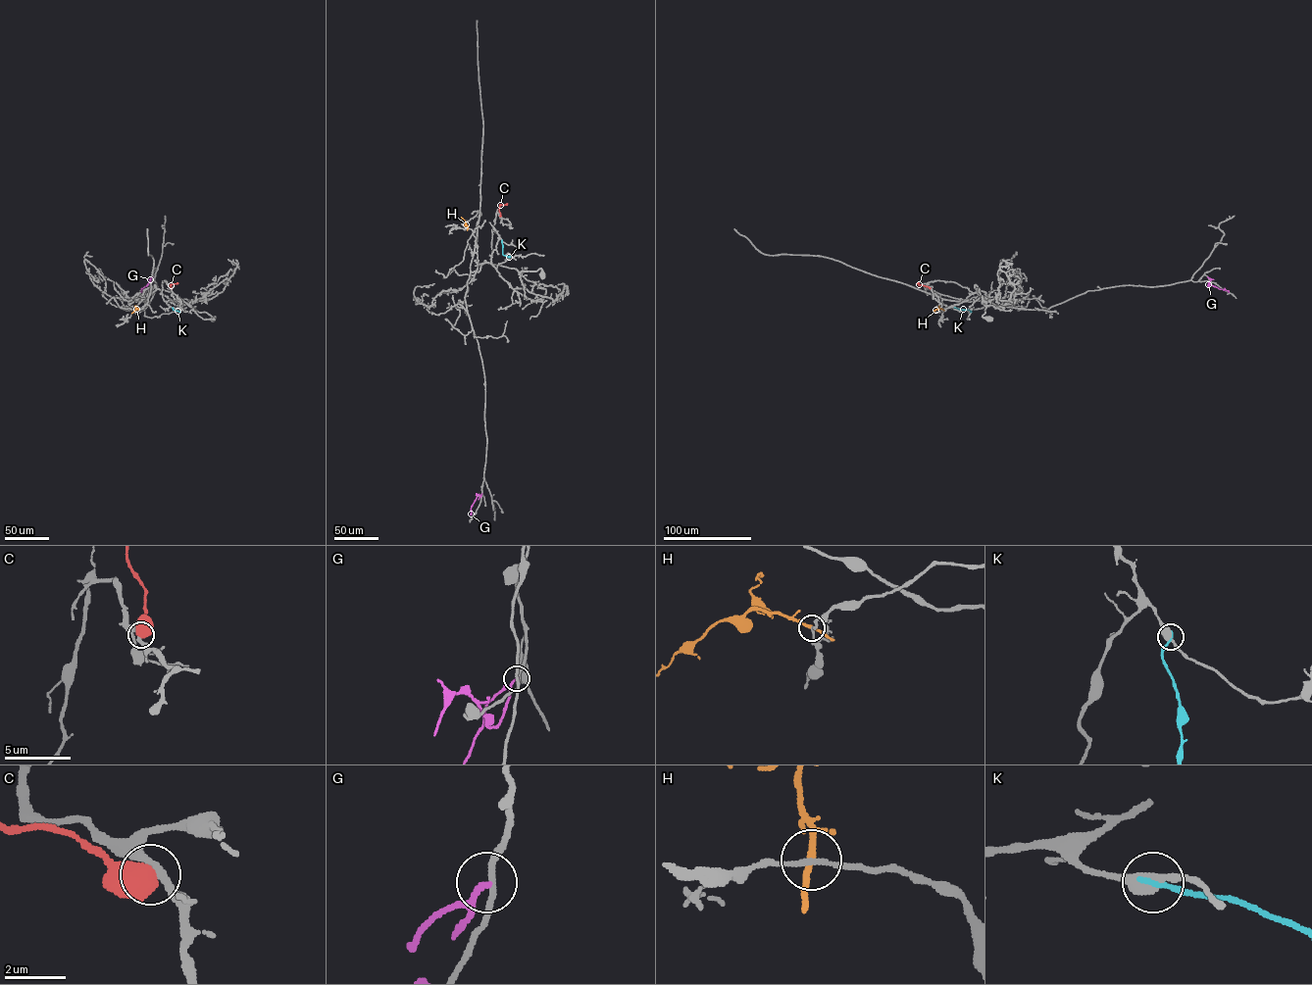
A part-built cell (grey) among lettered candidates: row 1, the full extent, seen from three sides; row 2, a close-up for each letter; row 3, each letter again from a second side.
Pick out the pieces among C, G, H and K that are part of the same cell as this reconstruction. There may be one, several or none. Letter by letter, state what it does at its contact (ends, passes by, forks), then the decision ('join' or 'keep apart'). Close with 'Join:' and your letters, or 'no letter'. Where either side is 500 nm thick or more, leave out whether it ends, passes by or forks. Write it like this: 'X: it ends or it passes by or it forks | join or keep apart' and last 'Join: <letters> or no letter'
C: keep apart
G: it ends | keep apart
H: it forks | keep apart
K: it ends | keep apart
Join: no letter

